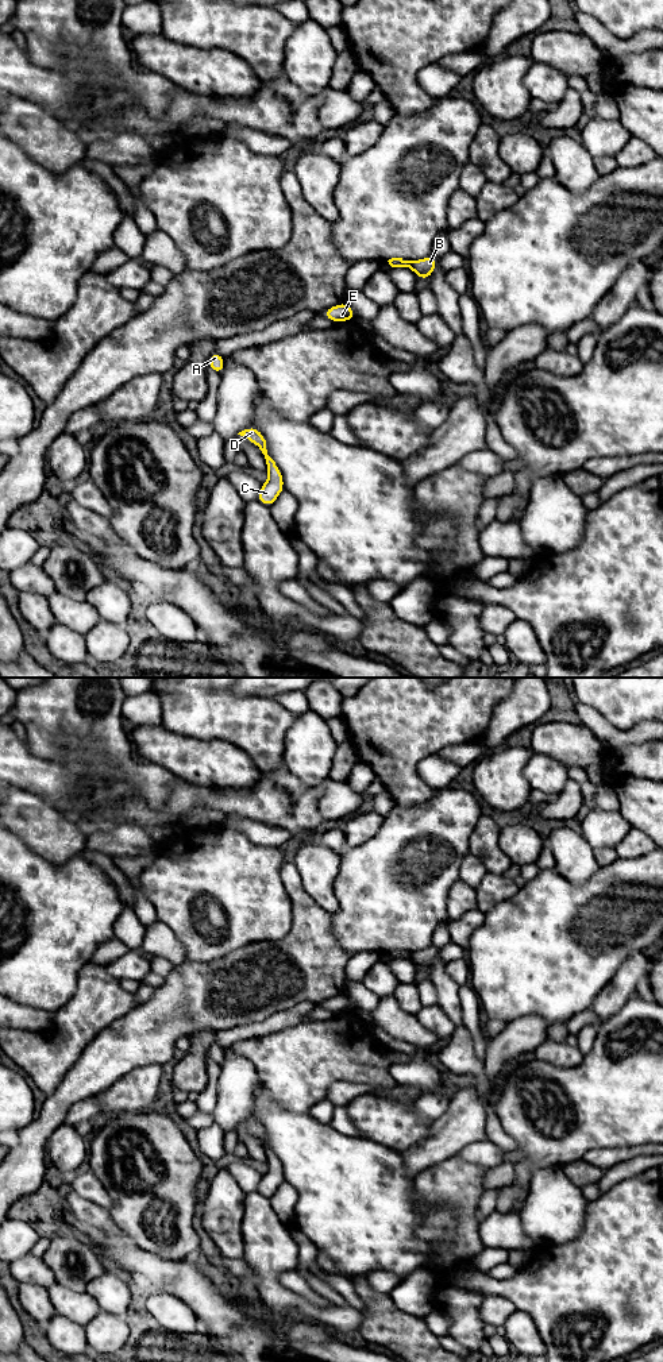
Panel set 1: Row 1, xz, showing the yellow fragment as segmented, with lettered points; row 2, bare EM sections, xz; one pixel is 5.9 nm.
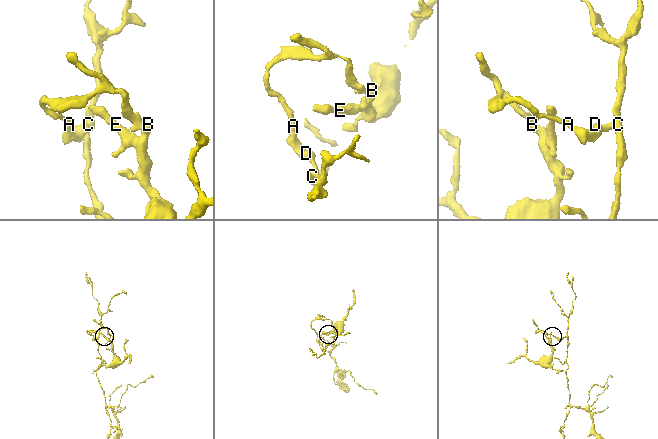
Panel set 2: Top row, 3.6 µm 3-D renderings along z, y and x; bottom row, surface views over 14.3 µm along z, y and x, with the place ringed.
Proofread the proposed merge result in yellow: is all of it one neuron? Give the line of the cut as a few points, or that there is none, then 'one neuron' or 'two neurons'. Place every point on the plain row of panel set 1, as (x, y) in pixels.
xz (412, 953), (409, 957) | two neurons

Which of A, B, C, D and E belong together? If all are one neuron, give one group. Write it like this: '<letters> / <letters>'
A C D / B E

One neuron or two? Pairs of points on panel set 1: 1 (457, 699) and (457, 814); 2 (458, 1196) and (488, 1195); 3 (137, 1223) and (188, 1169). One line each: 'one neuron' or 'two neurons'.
1: two neurons
2: two neurons
3: one neuron

